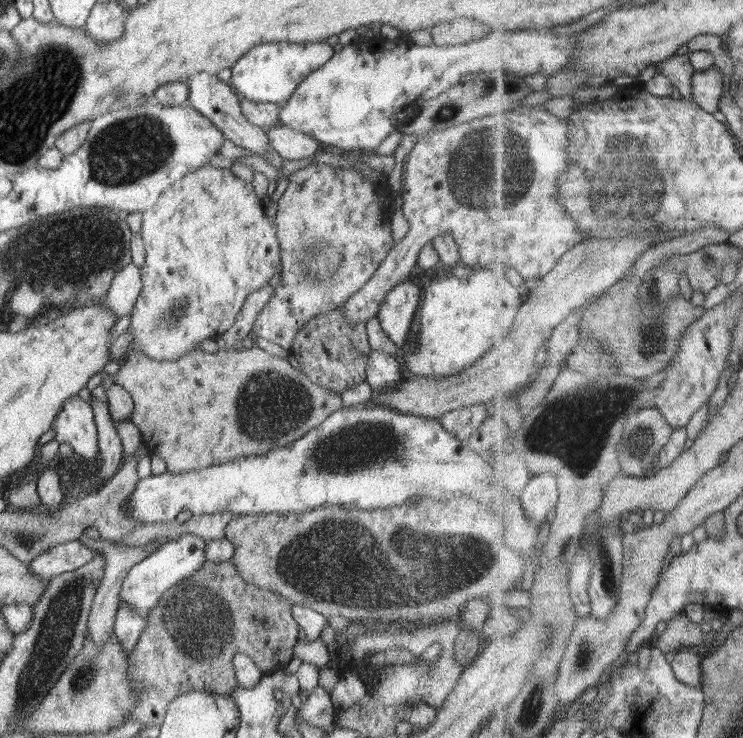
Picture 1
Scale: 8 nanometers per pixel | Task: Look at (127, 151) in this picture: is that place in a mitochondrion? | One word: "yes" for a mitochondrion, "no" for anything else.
yes

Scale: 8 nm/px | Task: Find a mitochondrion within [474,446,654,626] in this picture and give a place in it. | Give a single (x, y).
(607, 578)

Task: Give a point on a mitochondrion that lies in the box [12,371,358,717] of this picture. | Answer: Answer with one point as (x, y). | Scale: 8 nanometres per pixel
(61, 619)

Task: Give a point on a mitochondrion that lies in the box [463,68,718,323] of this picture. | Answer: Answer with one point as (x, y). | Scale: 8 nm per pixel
(607, 188)

